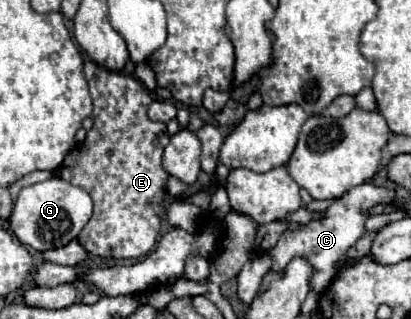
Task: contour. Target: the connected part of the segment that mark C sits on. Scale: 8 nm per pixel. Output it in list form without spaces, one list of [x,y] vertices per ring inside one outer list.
[[[361,183],[357,187],[351,187],[345,195],[335,199],[325,209],[323,217],[317,217],[317,219],[313,219],[313,221],[309,221],[305,225],[299,225],[297,229],[289,229],[279,237],[277,245],[267,251],[271,261],[273,261],[271,271],[281,271],[281,267],[285,267],[285,263],[289,263],[293,257],[301,255],[301,257],[309,259],[309,263],[313,263],[313,287],[311,289],[321,293],[327,287],[327,283],[335,277],[341,257],[367,231],[365,221],[371,215],[369,209],[375,207],[375,205],[391,203],[393,199],[395,199],[395,191],[391,187],[383,187],[383,185],[379,187],[375,183]]]

